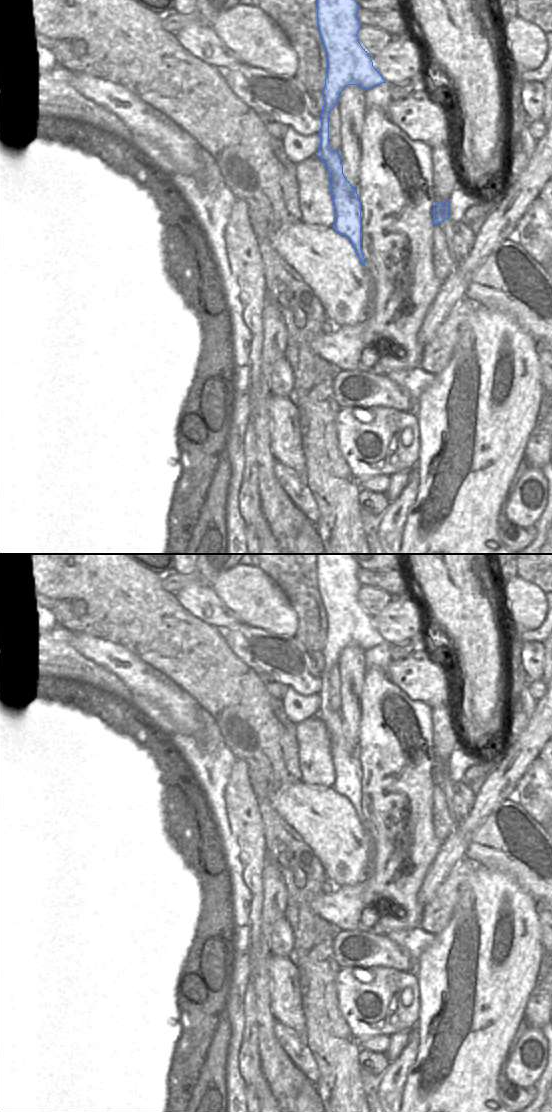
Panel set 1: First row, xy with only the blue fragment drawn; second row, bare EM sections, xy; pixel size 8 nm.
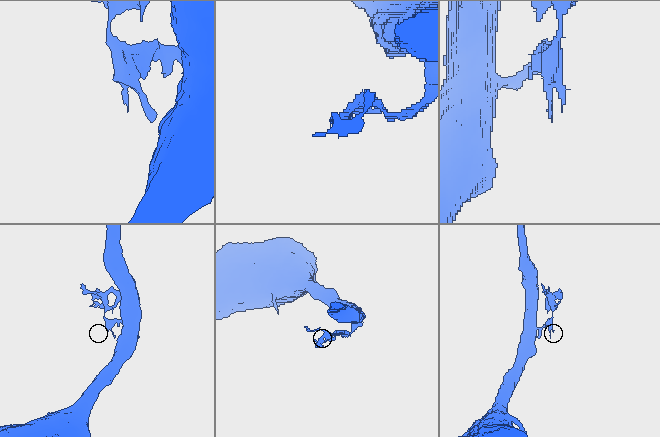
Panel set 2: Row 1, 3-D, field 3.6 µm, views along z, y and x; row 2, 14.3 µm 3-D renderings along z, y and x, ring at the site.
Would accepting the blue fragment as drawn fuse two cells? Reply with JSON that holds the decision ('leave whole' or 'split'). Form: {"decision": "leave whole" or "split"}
{"decision": "leave whole"}

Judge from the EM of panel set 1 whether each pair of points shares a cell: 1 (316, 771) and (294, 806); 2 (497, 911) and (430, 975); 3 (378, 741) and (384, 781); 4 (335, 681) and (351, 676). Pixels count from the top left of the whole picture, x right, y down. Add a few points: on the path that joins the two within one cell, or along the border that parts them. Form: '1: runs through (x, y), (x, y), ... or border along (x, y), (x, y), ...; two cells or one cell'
1: border along (301, 780), (308, 784), (330, 787); two cells
2: runs through (486, 929), (452, 963), (448, 963); one cell
3: runs through (383, 751), (383, 771); one cell
4: border along (336, 665), (340, 676), (339, 693), (341, 703); two cells

